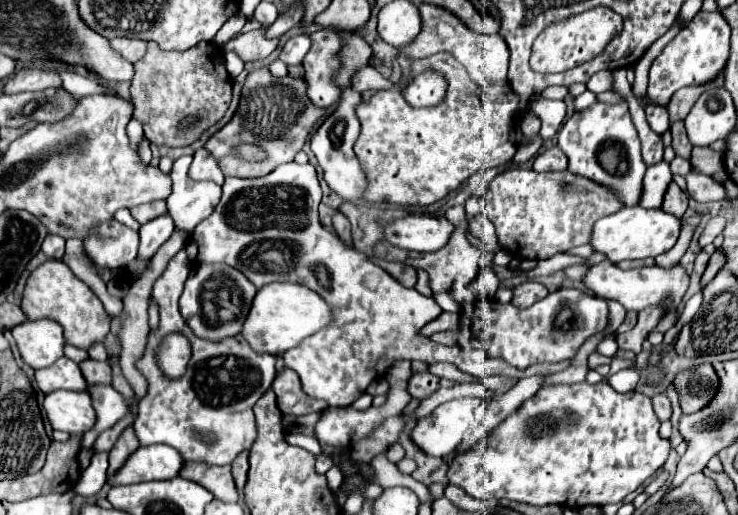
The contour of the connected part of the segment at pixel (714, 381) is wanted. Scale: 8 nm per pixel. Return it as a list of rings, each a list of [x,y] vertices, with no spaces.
[[[710,364],[676,374],[674,388],[680,396],[680,406],[684,414],[694,414],[710,404],[714,392],[718,392],[718,374]]]

